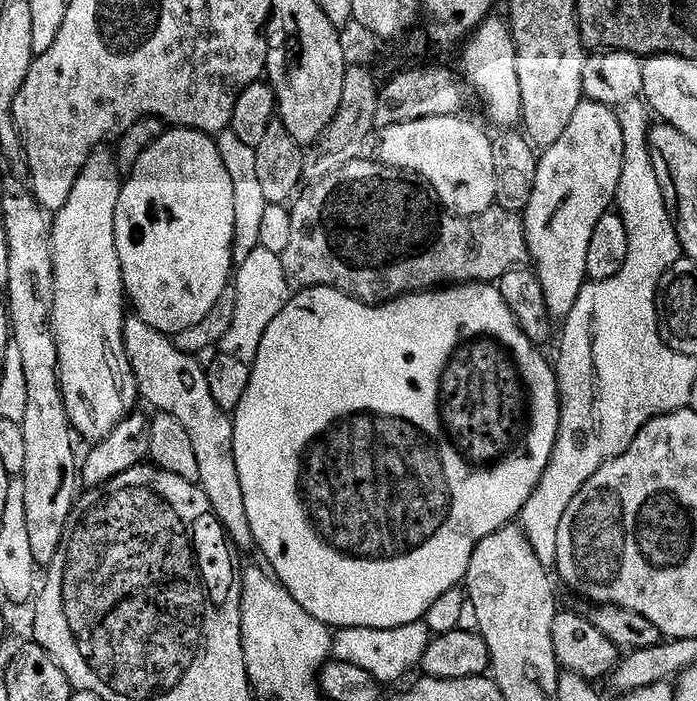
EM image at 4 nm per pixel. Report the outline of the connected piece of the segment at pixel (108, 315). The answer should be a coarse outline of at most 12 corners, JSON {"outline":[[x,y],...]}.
{"outline":[[89,159],[52,221],[52,333],[75,435],[137,407],[114,234]]}

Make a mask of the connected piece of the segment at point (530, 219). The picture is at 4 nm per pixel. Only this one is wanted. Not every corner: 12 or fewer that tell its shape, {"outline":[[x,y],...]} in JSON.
{"outline":[[585,99],[539,153],[522,219],[553,321],[616,203],[619,115]]}

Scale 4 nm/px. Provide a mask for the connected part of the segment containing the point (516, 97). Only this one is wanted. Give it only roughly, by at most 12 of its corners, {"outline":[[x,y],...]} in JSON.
{"outline":[[503,19],[467,37],[463,83],[500,127],[521,123],[516,43]]}

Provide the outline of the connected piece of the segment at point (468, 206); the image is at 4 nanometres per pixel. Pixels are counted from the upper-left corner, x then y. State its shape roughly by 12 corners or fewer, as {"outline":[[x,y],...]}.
{"outline":[[459,115],[391,127],[379,163],[447,211],[496,204],[493,137]]}

